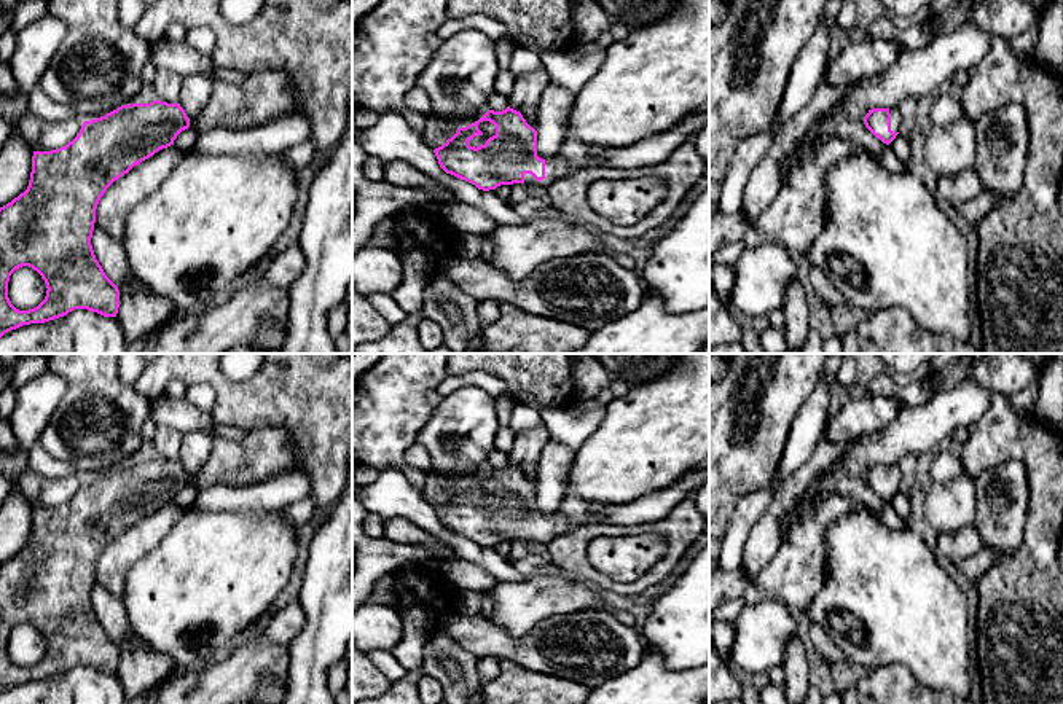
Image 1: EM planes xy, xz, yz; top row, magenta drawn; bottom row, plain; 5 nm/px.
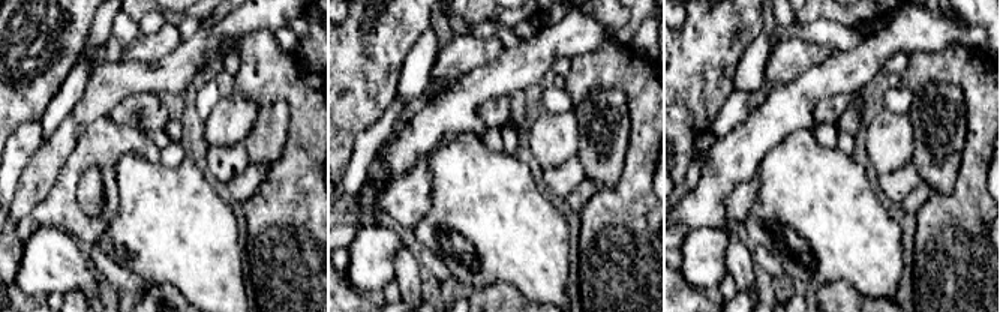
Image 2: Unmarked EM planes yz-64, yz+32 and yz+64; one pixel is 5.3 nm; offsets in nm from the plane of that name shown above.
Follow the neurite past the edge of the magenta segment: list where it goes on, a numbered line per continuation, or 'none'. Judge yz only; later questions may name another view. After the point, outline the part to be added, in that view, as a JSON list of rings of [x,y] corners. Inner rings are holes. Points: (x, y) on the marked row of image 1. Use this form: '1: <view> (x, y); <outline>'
1: yz (894, 113); [[[892,107],[892,108],[889,108],[889,113],[891,113],[891,131],[899,132],[899,127],[900,127],[899,110],[896,107]]]

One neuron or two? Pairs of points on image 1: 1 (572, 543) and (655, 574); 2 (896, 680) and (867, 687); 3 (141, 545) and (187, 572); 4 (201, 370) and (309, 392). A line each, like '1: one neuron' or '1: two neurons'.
1: one neuron
2: one neuron
3: two neurons
4: one neuron

